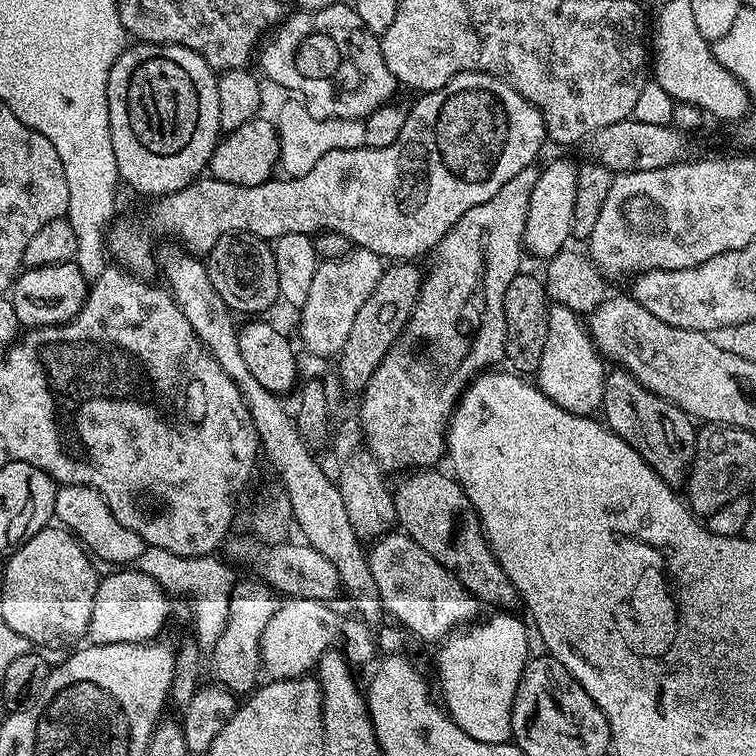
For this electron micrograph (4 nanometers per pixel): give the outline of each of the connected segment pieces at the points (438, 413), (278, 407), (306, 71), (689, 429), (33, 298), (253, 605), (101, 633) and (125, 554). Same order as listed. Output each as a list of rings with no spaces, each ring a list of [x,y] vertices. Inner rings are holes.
[[[536,164],[526,166],[526,170],[518,170],[518,174],[514,174],[514,178],[510,178],[506,182],[506,186],[502,186],[502,190],[498,190],[498,194],[494,194],[494,198],[486,198],[486,202],[478,202],[478,206],[470,206],[470,210],[466,210],[466,214],[462,214],[462,218],[458,218],[458,222],[454,222],[454,226],[446,235],[436,243],[436,247],[430,253],[430,261],[432,265],[426,268],[420,282],[420,297],[414,307],[412,307],[412,316],[408,320],[406,329],[407,339],[425,340],[429,344],[428,353],[425,356],[415,356],[408,348],[397,346],[386,354],[386,358],[378,366],[378,370],[374,370],[374,374],[370,378],[370,382],[365,386],[360,400],[360,412],[358,411],[358,419],[360,429],[364,432],[364,442],[368,449],[374,454],[374,458],[379,462],[381,469],[385,473],[391,474],[399,468],[403,470],[428,470],[441,459],[446,456],[446,433],[448,431],[448,421],[452,415],[452,411],[456,408],[456,401],[460,399],[465,388],[469,383],[476,379],[481,372],[487,372],[497,367],[496,363],[504,360],[504,347],[506,346],[506,314],[504,313],[504,303],[506,302],[506,286],[510,286],[510,282],[521,271],[520,268],[520,252],[525,251],[524,247],[524,231],[526,230],[526,210],[530,210],[530,193],[534,190],[534,185],[538,183],[540,177],[540,168]]]
[[[177,243],[164,247],[158,252],[158,264],[163,268],[167,287],[170,289],[172,296],[176,299],[176,305],[186,314],[186,322],[190,322],[190,326],[194,330],[194,334],[199,340],[206,345],[214,359],[222,366],[222,370],[226,370],[226,374],[232,377],[233,382],[238,386],[238,390],[242,394],[242,398],[246,402],[246,406],[252,415],[252,421],[256,427],[256,432],[260,435],[263,455],[268,455],[273,466],[280,471],[279,479],[283,482],[285,491],[290,498],[290,506],[292,507],[292,518],[295,527],[300,527],[303,539],[314,550],[318,550],[318,554],[322,554],[322,558],[330,558],[330,562],[334,562],[334,566],[338,570],[338,578],[340,579],[341,589],[356,599],[355,615],[371,626],[376,626],[382,617],[382,609],[380,607],[380,598],[376,595],[376,587],[374,586],[374,574],[370,574],[370,566],[368,565],[368,554],[365,545],[354,534],[354,526],[350,526],[350,518],[346,514],[346,502],[342,502],[342,494],[340,493],[339,483],[335,479],[332,480],[316,465],[313,453],[304,442],[296,428],[296,422],[291,411],[284,409],[284,404],[279,395],[270,390],[266,390],[266,386],[262,386],[262,382],[258,382],[258,378],[254,378],[254,374],[250,374],[250,370],[246,367],[246,362],[242,359],[242,350],[238,346],[238,324],[235,324],[234,314],[226,306],[226,302],[222,302],[222,294],[218,294],[218,290],[214,290],[214,282],[210,282],[208,277],[208,265],[199,255],[193,254],[187,248],[179,246]]]
[[[338,2],[334,6],[319,8],[316,12],[307,13],[296,10],[263,41],[258,52],[259,71],[269,76],[288,94],[295,94],[314,118],[319,120],[363,120],[393,99],[398,91],[394,74],[380,53],[380,42],[377,33],[371,32],[358,18],[351,3]]]
[[[613,367],[604,377],[603,423],[622,442],[634,446],[638,454],[666,483],[680,486],[688,479],[688,468],[696,449],[697,425],[693,417],[674,406],[666,398],[646,390],[628,372],[627,368]]]
[[[55,264],[24,268],[13,279],[10,299],[18,322],[25,329],[42,326],[59,326],[70,322],[82,310],[84,299],[88,297],[90,282],[82,274],[77,264]]]
[[[241,579],[232,591],[225,630],[210,651],[212,672],[216,675],[215,683],[233,694],[248,694],[257,687],[261,679],[259,676],[262,676],[260,643],[263,631],[266,630],[266,624],[274,617],[278,607],[277,593],[268,584],[259,579],[243,580]],[[232,640],[236,641],[232,644]],[[240,640],[245,640],[248,644],[243,644]]]
[[[120,568],[99,579],[89,639],[95,644],[144,644],[155,641],[170,614],[167,593],[160,583],[136,568]]]
[[[77,484],[57,487],[54,516],[97,561],[104,560],[111,566],[132,566],[145,550],[144,539],[134,534],[134,530],[126,530],[126,526],[114,518],[110,506],[96,488]]]

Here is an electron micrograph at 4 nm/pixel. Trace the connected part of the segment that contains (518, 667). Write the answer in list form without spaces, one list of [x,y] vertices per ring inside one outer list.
[[[500,610],[492,615],[496,616],[488,616],[485,620],[480,618],[457,627],[439,641],[437,648],[440,649],[436,652],[436,676],[440,679],[440,692],[444,695],[443,707],[462,731],[470,734],[470,738],[478,738],[478,742],[506,744],[512,740],[514,694],[518,690],[524,666],[530,659],[530,651],[528,652],[530,628],[527,623],[524,625],[518,617],[512,616],[516,614]]]

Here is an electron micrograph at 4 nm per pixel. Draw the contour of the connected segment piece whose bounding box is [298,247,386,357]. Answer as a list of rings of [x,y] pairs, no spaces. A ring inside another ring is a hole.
[[[353,247],[337,260],[321,259],[318,270],[314,270],[310,294],[304,307],[298,312],[300,340],[314,355],[335,357],[340,353],[362,302],[366,302],[366,298],[374,294],[374,286],[378,286],[378,278],[382,278],[385,267],[381,256],[358,247]]]

